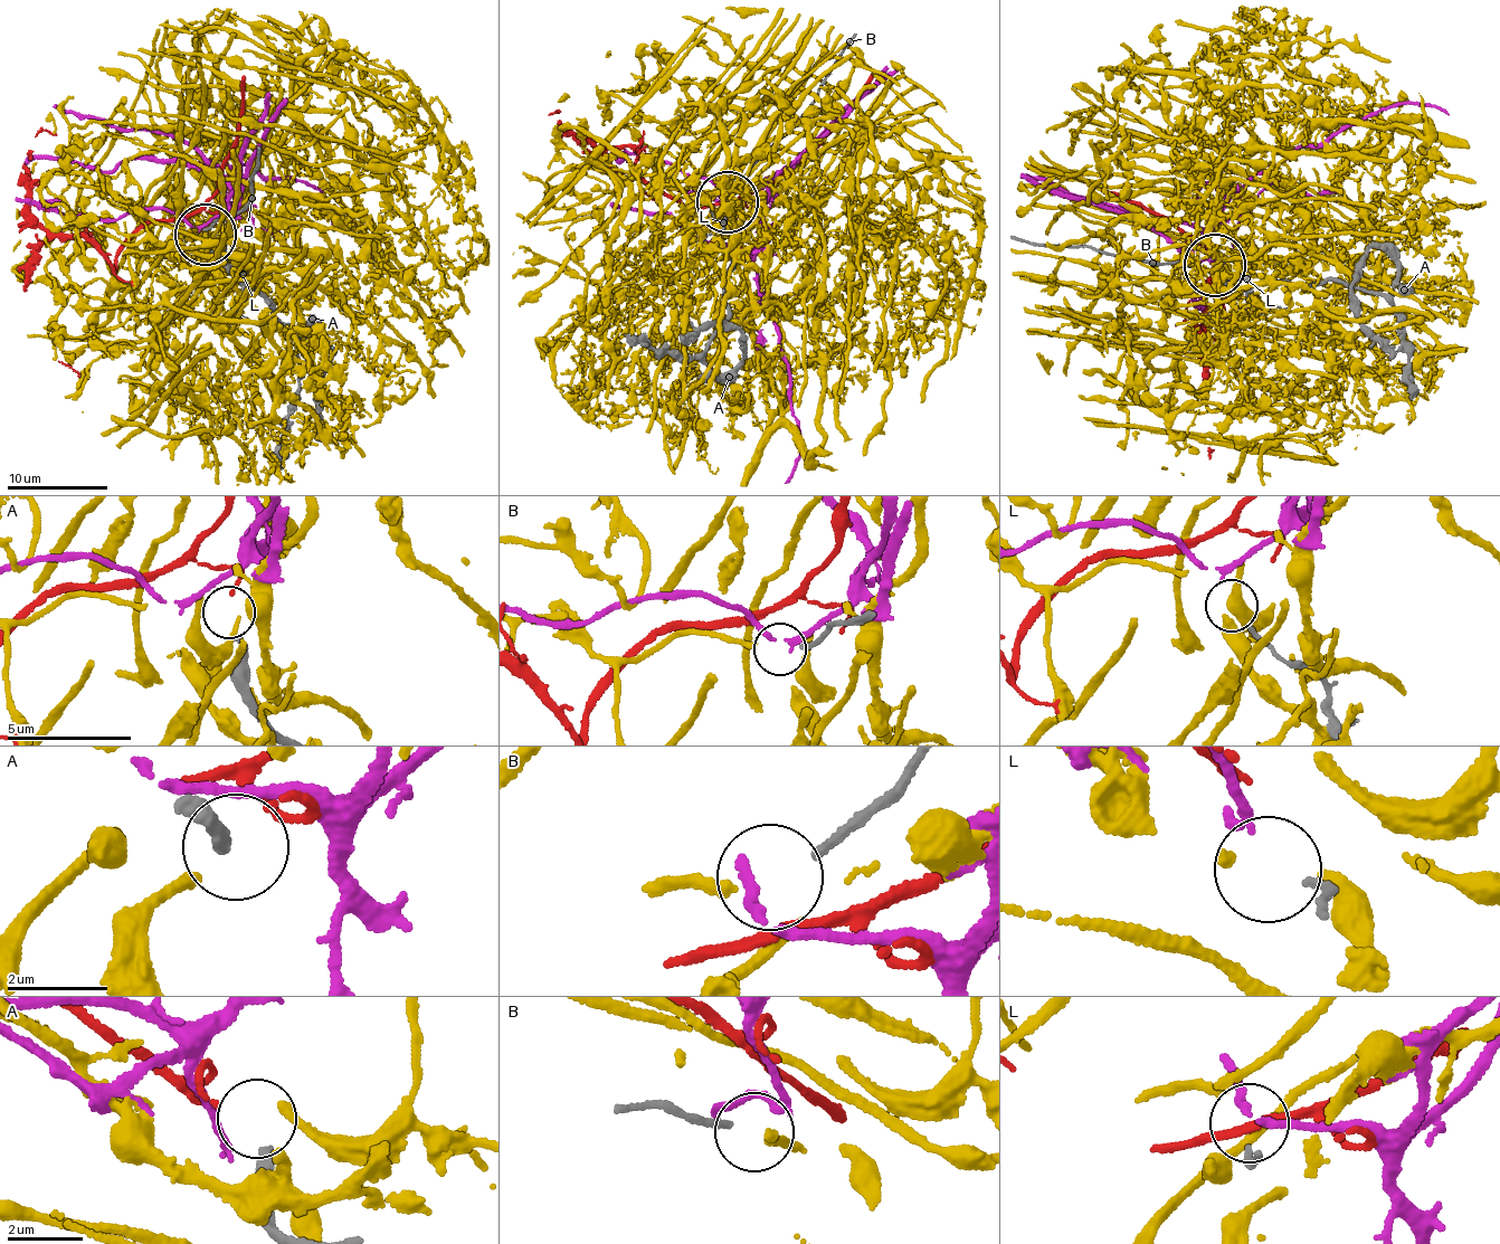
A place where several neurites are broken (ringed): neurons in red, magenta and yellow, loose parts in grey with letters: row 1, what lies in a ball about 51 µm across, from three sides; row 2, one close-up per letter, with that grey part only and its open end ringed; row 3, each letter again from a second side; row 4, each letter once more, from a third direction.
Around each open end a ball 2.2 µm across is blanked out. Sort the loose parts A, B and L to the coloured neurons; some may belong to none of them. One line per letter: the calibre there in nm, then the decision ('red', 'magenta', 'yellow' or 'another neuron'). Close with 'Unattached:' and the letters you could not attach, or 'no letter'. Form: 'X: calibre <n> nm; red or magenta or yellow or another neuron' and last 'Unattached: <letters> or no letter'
A: calibre 240 nm; another neuron
B: calibre 170 nm; yellow
L: calibre 140 nm; magenta
Unattached: A

